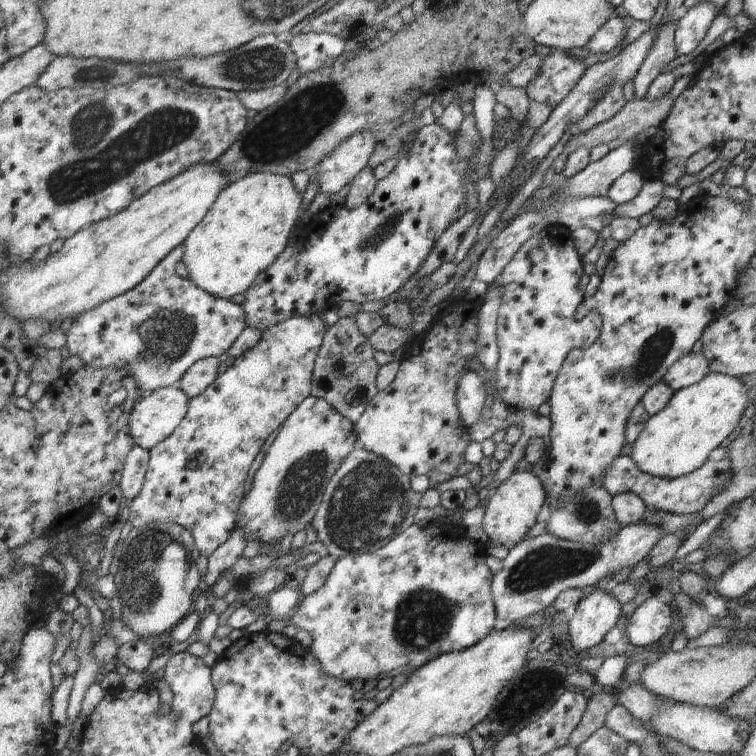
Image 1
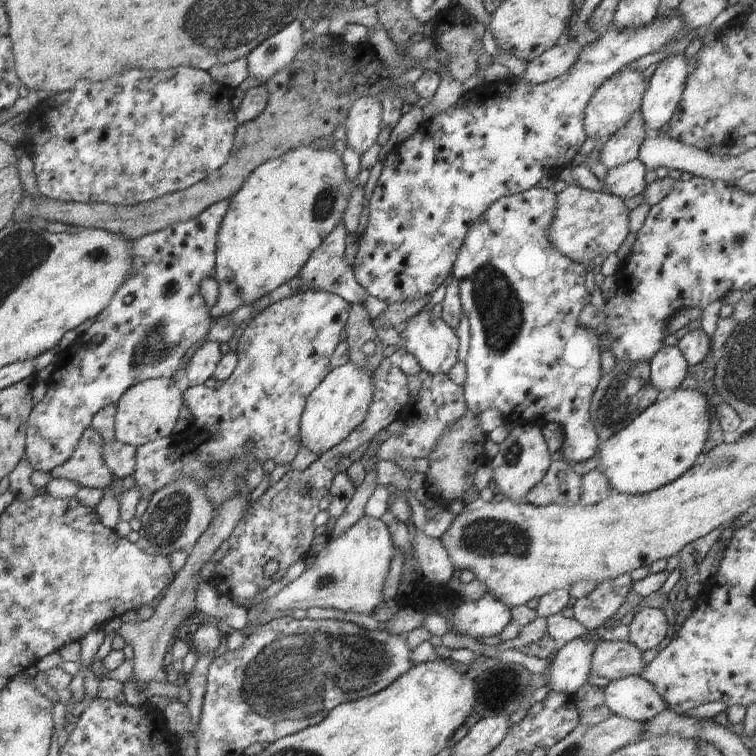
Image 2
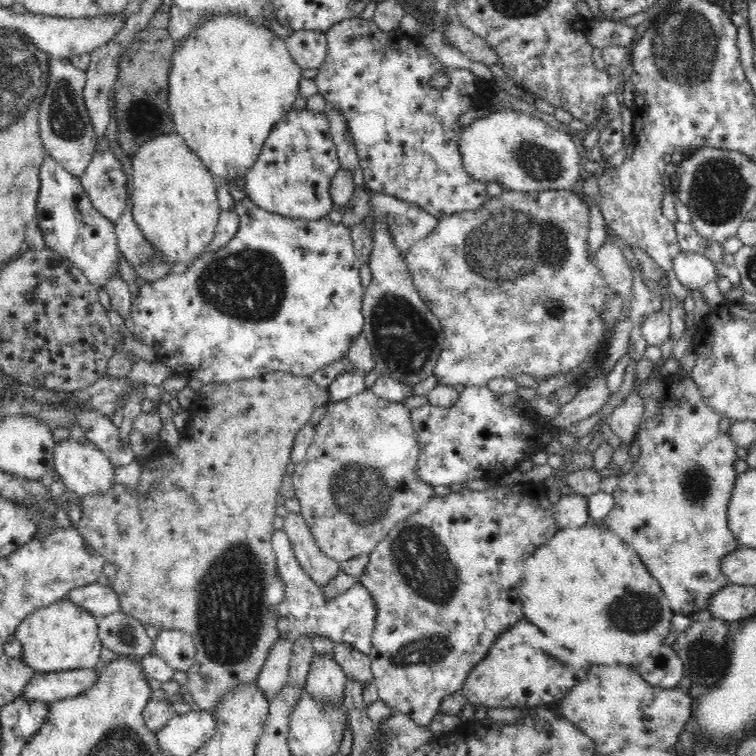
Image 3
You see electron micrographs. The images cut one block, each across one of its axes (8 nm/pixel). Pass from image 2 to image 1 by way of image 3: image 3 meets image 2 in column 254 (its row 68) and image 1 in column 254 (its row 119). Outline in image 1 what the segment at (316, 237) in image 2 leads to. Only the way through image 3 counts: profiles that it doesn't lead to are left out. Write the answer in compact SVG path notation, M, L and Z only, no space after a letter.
M252 173L230 183L182 244L187 278L221 299L244 294L258 274L290 245L290 232L300 218L301 204L302 195L298 194L289 176Z

